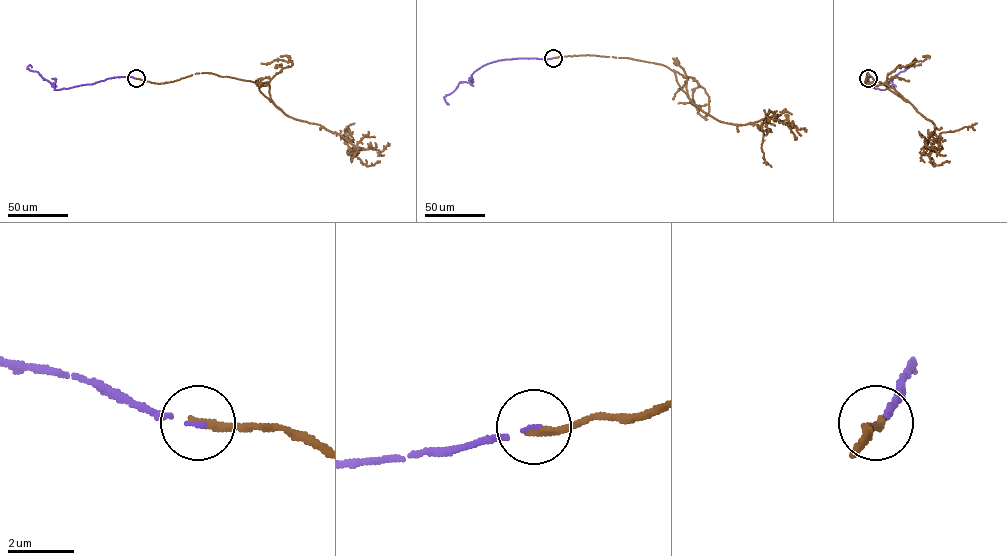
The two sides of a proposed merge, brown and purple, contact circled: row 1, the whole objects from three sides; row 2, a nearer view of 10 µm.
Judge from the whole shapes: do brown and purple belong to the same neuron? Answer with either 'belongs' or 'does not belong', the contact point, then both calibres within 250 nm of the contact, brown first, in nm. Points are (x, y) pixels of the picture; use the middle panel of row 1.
belongs; at (553, 58); 240 nm thick on the brown side, 80 nm on the other

